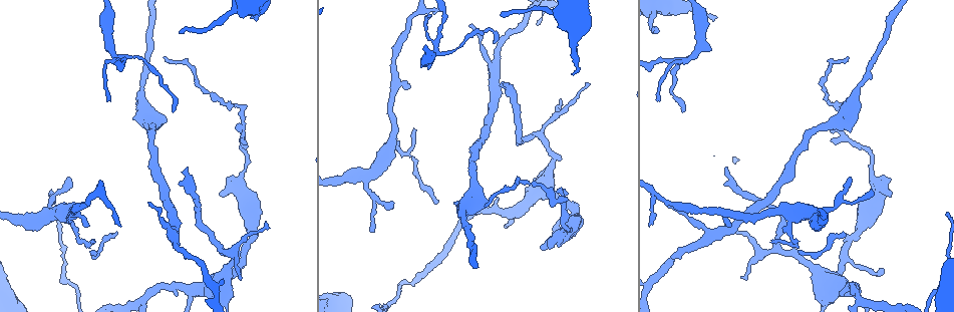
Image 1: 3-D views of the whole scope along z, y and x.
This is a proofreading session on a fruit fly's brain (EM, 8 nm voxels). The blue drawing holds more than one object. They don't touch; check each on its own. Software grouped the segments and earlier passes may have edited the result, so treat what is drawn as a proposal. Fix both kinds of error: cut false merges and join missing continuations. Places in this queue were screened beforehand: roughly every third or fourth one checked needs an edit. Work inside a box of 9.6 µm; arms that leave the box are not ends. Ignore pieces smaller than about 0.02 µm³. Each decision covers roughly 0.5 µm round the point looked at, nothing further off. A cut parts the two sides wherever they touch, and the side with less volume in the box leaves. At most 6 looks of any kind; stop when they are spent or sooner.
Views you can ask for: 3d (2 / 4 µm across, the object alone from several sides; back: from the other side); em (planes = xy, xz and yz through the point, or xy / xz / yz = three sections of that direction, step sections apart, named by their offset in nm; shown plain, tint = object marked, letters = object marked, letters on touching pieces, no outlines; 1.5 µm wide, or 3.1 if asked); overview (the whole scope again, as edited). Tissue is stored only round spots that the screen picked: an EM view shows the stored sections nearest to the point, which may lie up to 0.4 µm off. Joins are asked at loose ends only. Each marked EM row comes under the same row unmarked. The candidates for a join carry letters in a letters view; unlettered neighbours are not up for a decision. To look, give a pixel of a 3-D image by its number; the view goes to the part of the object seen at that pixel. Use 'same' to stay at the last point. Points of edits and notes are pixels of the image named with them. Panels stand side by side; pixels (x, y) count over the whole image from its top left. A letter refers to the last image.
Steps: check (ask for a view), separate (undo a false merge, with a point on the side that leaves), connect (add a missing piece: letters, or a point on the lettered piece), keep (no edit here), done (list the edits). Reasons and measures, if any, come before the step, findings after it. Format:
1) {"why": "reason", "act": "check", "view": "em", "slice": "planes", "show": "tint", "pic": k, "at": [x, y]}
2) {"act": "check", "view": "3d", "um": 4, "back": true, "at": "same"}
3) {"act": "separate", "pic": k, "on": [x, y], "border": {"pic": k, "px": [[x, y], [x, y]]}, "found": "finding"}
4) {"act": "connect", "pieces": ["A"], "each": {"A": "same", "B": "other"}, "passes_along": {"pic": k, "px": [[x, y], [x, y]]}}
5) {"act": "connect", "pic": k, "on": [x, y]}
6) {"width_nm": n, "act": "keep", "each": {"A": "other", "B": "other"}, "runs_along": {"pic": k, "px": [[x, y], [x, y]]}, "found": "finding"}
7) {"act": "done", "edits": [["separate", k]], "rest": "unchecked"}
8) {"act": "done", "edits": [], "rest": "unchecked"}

{"why": "thick turns thin", "act": "check", "view": "3d", "um": 4, "pic": 1, "at": [252, 225]}

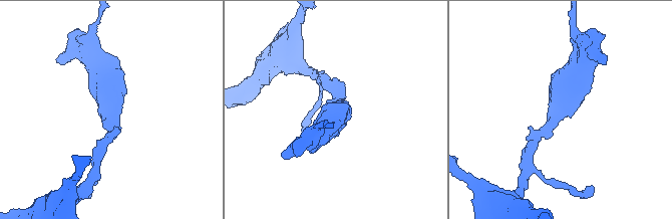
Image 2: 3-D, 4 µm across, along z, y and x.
{"act": "check", "view": "em", "slice": "planes", "show": "letters", "pic": 2, "at": [110, 109]}

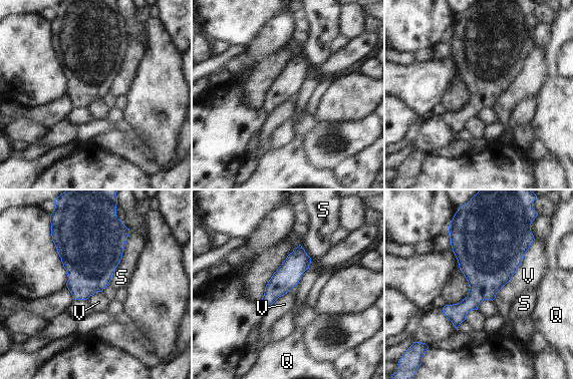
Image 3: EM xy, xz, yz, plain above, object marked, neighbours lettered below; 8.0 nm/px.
{"width_nm": 200, "act": "keep", "each": {"Q": "other", "S": "other", "V": "other"}, "border": {"pic": 3, "px": [[533, 241], [512, 278], [492, 300]]}, "found": "one neuron here"}

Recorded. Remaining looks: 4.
{"why": "thick turns thin", "act": "check", "view": "em", "slice": "planes", "show": "letters", "pic": 1, "at": [232, 11]}

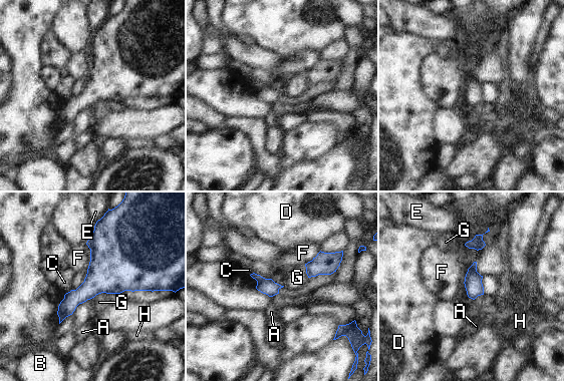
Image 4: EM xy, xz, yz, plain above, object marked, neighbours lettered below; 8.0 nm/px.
{"act": "keep", "each": {"A": "other", "B": "other", "C": "other", "D": "other", "E": "other", "F": "other", "G": "other", "H": "other"}, "border": {"pic": 4, "px": [[304, 265], [308, 278]]}, "found": "continuous, no second neuron"}

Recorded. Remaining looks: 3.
{"act": "check", "view": "em", "slice": "planes", "show": "letters", "pic": 1, "at": [588, 84]}

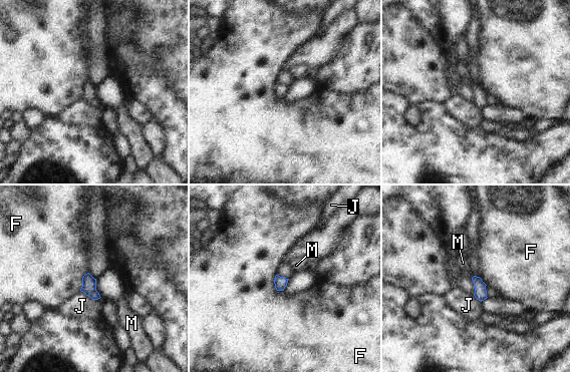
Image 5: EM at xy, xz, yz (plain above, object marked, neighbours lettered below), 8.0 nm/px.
{"act": "keep", "each": {"F": "other", "J": "other", "M": "other"}, "border": {"pic": 5, "px": [[80, 290], [92, 299], [100, 298]]}, "found": "no lettered piece goes on from it"}

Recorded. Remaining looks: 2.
{"act": "done", "edits": [], "rest": "unchecked"}

